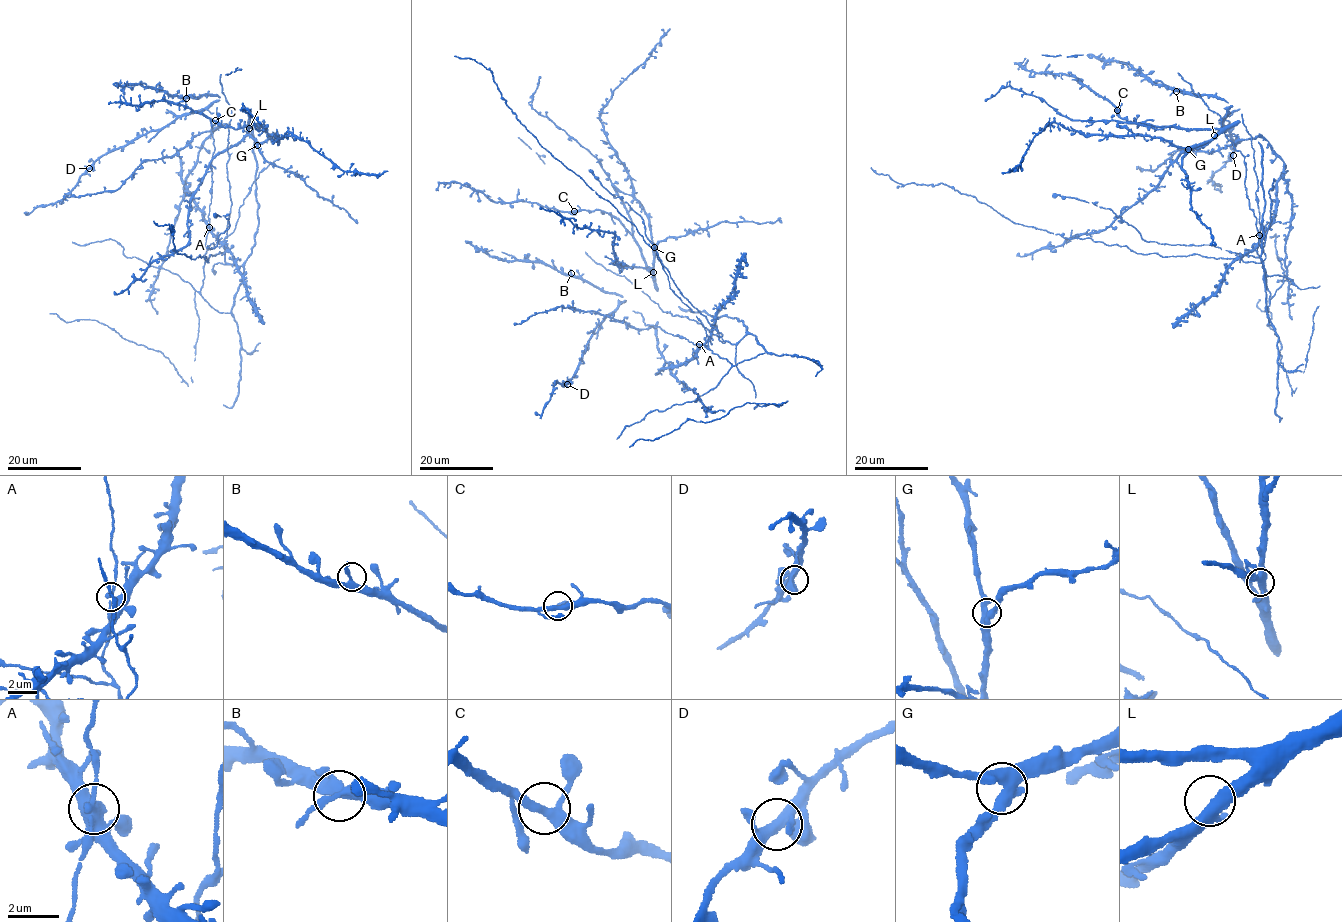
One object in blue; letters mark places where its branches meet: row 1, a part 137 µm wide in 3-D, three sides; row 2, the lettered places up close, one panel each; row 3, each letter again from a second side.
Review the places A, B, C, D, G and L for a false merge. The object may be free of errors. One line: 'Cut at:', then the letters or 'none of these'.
Cut at: A

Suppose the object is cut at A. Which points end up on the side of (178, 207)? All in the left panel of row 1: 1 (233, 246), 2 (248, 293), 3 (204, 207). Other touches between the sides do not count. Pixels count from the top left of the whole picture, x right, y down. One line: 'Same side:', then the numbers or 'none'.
Same side: none

